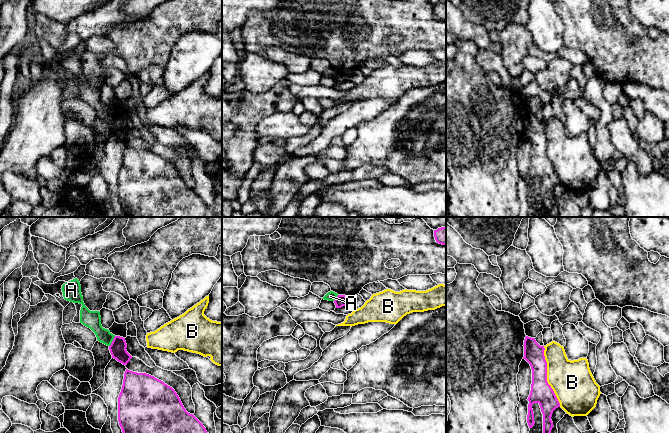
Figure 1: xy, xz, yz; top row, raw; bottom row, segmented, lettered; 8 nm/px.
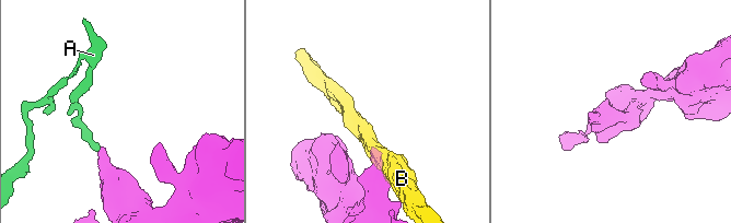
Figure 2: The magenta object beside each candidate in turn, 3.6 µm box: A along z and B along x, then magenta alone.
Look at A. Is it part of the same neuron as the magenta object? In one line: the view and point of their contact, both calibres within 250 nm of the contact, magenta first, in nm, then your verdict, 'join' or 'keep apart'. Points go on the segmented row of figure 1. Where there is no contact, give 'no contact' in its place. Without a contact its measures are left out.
meets magenta in xy at (112, 341); 130 nm thick on the magenta side, 140 nm on the other; keep apart

